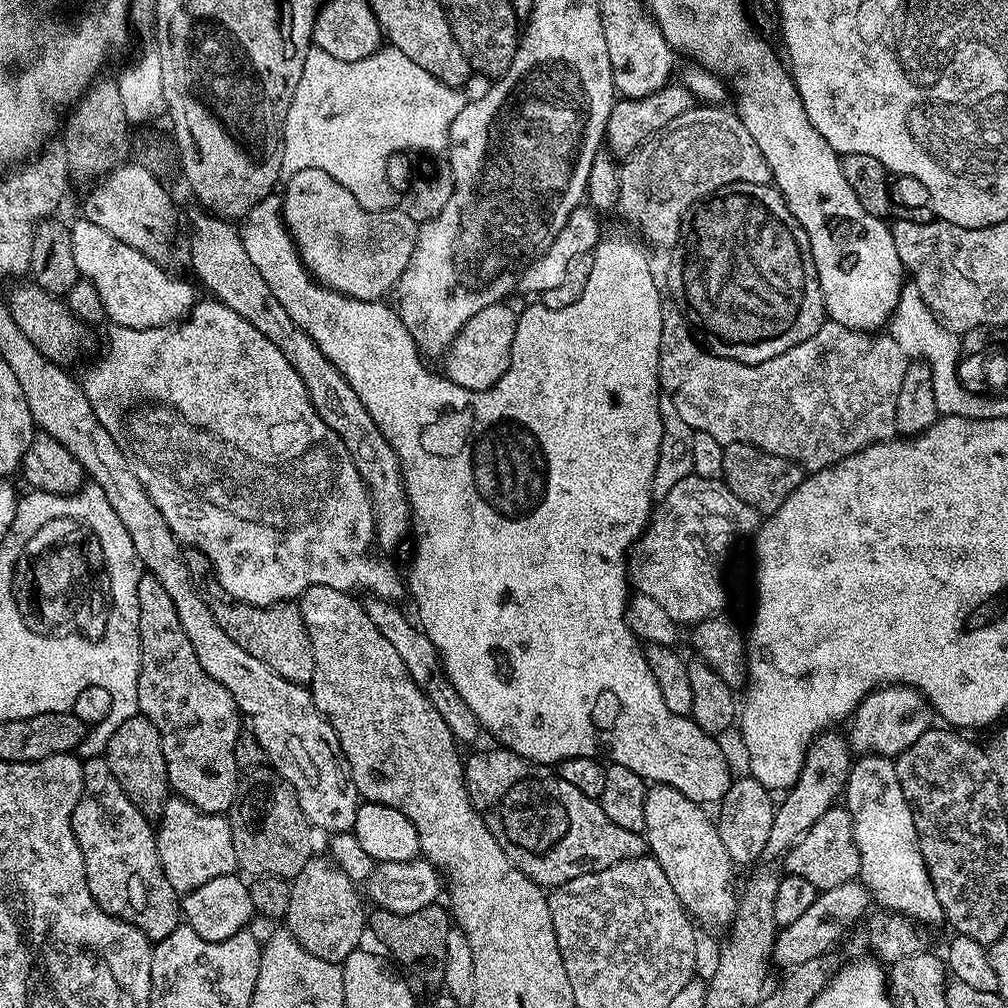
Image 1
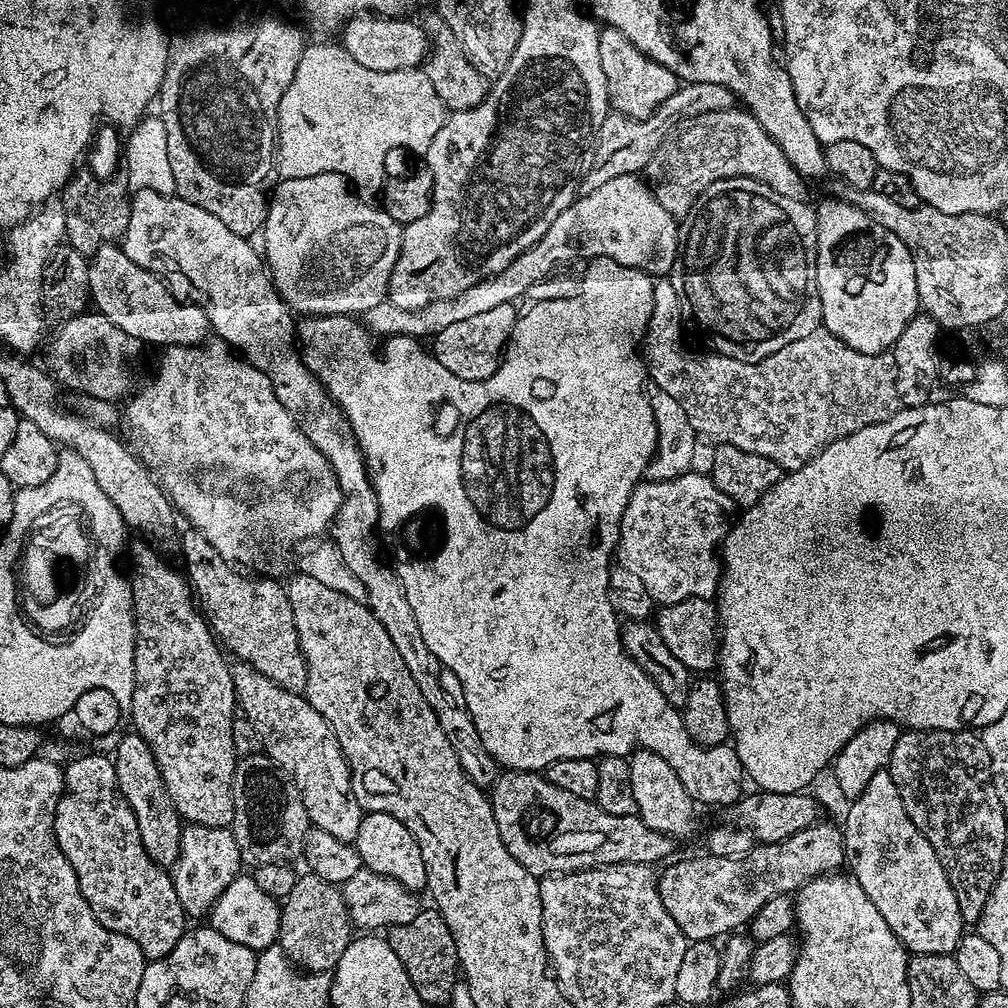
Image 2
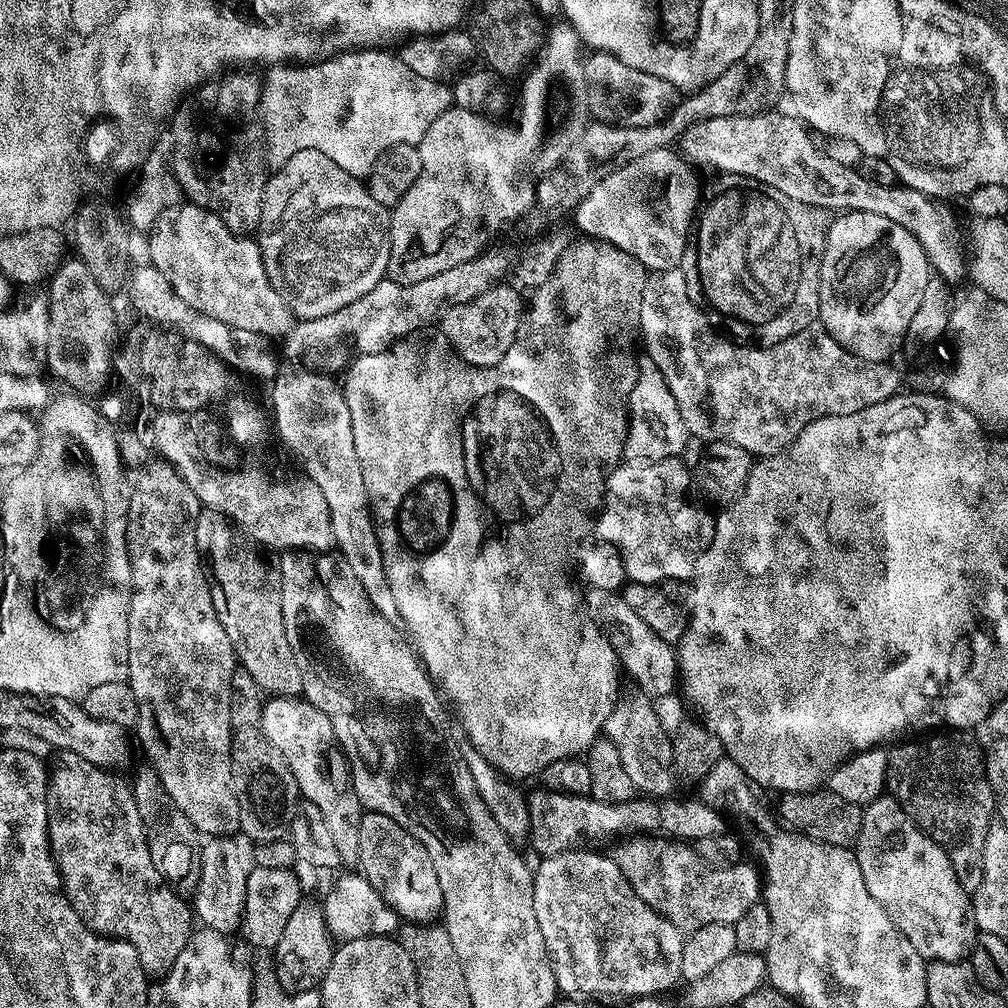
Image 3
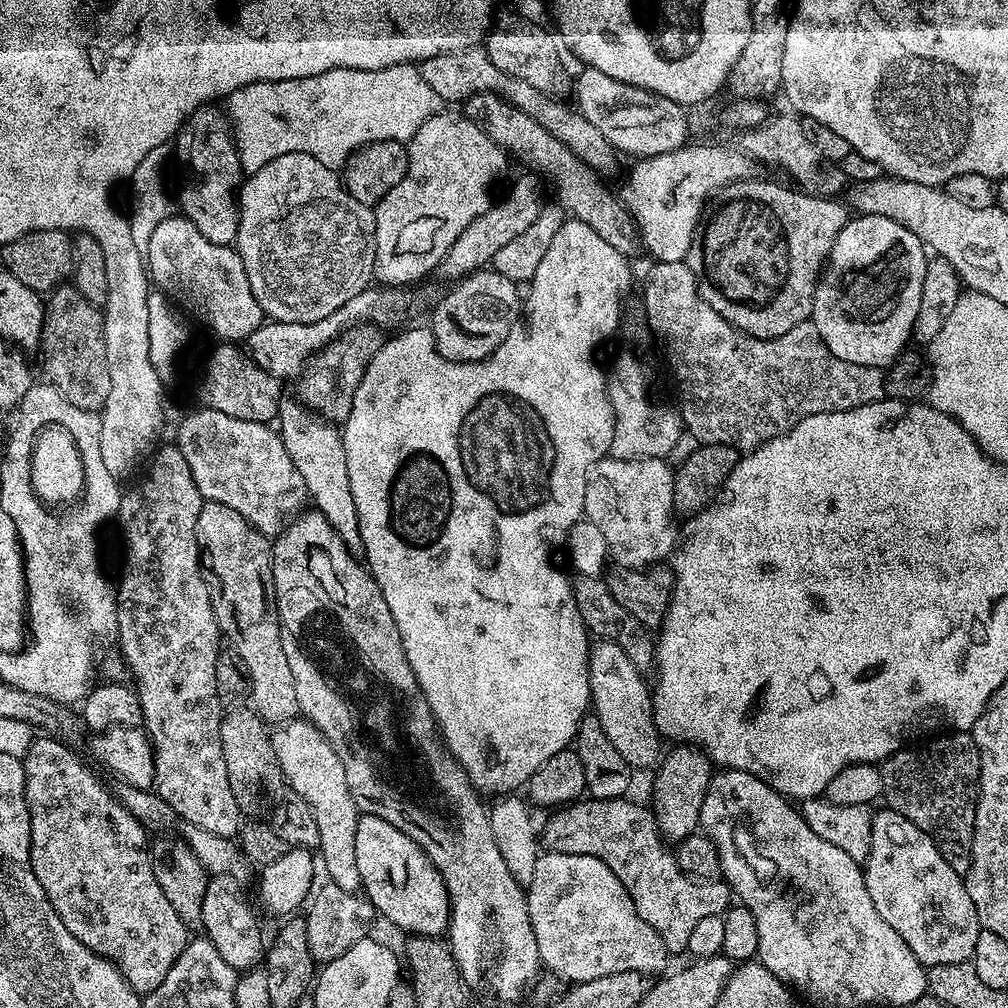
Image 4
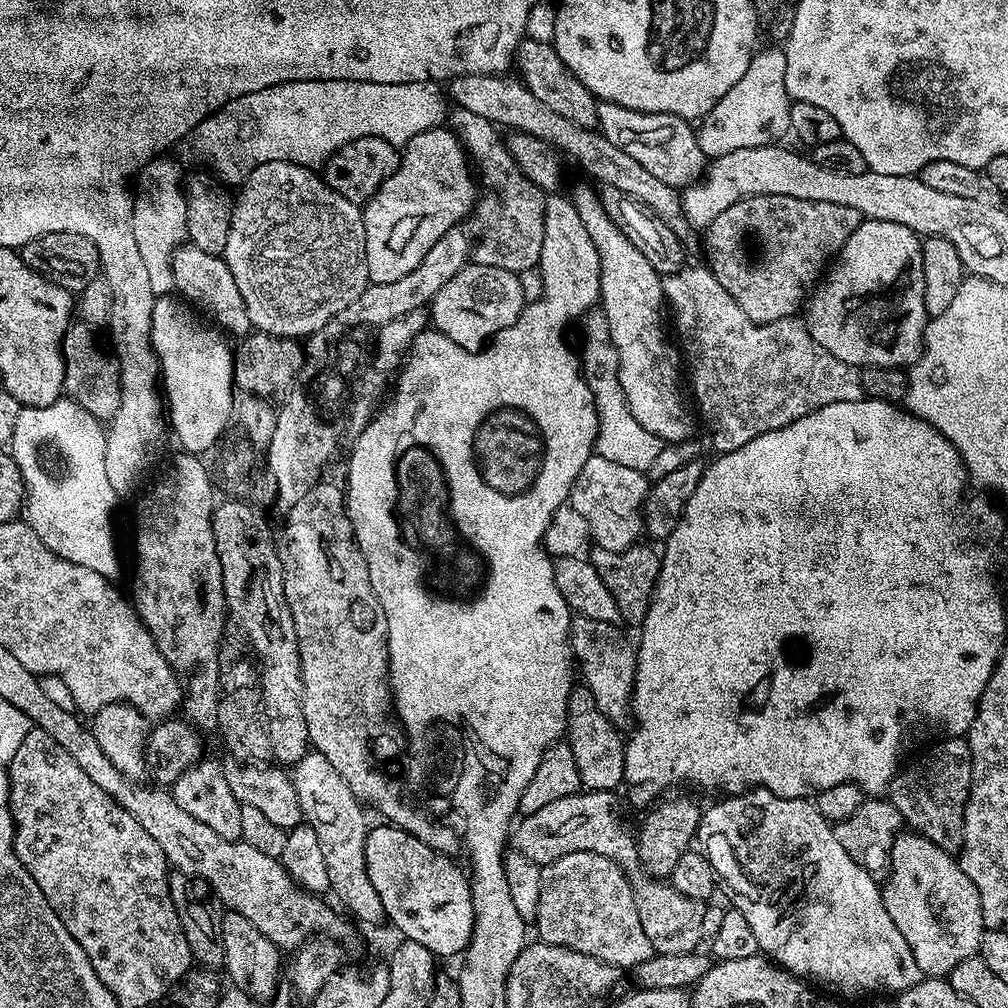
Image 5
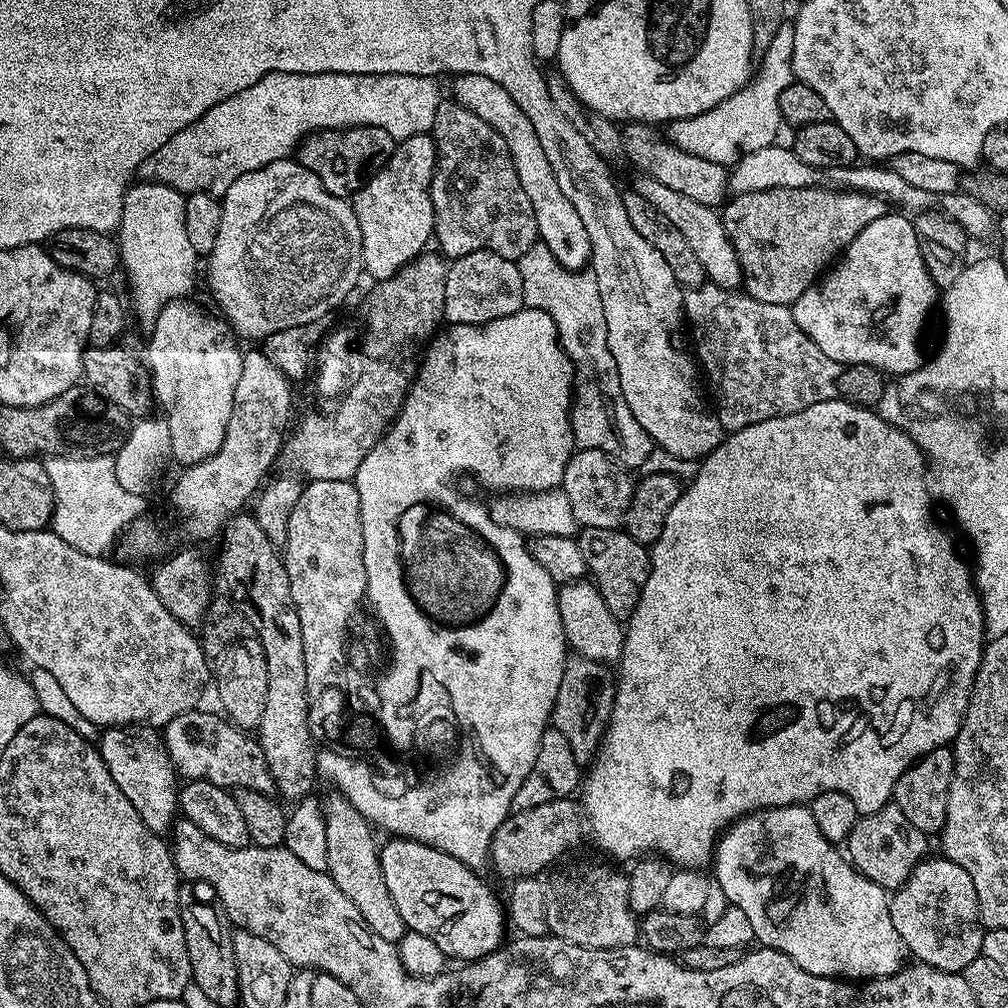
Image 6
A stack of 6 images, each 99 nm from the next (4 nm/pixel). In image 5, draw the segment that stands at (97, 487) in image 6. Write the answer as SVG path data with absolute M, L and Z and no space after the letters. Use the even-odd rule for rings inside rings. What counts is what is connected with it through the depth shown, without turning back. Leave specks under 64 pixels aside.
M18 428L18 436L12 436L10 448L18 448L16 465L20 468L20 476L24 480L26 495L22 509L23 523L30 525L34 534L51 550L62 558L74 562L78 566L86 566L98 574L109 578L116 578L120 572L120 560L116 557L116 540L112 537L112 511L116 508L118 493L114 486L110 486L110 478L106 478L106 462L88 462L84 458L81 467L71 469L67 475L46 475L37 469L36 454L24 452L22 446L26 439L21 439L24 432Z

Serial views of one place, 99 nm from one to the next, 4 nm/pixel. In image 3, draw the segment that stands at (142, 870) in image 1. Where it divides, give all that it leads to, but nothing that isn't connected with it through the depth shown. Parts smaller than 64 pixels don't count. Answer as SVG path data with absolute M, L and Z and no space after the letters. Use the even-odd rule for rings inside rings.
M81 763L76 767L80 768L53 771L46 795L48 846L54 857L54 868L56 864L64 879L63 895L93 932L125 940L136 951L145 973L163 974L178 954L182 954L186 942L192 937L193 913L187 907L176 908L177 895L162 883L160 875L154 870L154 862L150 862L150 850L140 815L116 797L116 784L108 777L111 775L93 764Z

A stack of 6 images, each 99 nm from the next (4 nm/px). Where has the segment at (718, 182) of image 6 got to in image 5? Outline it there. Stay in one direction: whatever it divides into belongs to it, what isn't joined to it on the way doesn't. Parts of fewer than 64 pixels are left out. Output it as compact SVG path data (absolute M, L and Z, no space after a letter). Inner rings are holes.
M605 100L596 105L596 122L599 131L618 150L630 154L638 166L650 170L658 182L666 182L671 188L680 190L695 184L706 171L706 157L702 146L698 146L696 128L685 117L661 112L639 112L626 106L618 106Z

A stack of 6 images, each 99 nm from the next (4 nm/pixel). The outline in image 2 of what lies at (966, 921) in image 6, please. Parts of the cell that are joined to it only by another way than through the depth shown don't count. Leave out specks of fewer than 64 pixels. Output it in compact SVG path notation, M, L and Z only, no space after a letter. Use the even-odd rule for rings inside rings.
M887 769L879 771L870 778L862 794L856 796L848 806L846 820L842 823L844 833L845 859L850 872L866 896L870 898L887 925L895 932L905 949L913 955L955 953L957 944L965 933L966 925L961 918L957 895L950 886L948 875L942 868L934 848L923 834L910 821L901 794Z

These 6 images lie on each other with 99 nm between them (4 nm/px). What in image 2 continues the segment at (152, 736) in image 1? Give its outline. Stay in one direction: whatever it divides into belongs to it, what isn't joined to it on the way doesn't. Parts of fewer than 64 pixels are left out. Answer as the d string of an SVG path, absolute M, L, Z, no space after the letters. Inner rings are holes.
M135 730L125 731L112 756L112 765L120 792L130 810L134 810L134 818L138 818L138 834L142 834L142 846L146 846L146 854L150 854L150 858L161 868L171 869L180 857L180 838L185 825L166 790L166 782L162 782L162 770L158 770L154 750L150 750L148 743Z

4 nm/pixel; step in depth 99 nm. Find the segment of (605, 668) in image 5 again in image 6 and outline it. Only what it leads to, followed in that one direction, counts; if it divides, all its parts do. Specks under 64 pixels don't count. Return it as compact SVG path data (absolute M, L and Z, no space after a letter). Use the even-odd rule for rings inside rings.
M587 579L563 585L556 593L556 601L558 614L562 618L562 632L569 649L585 660L593 660L605 666L615 665L624 649L625 625L616 620L614 614L610 614L596 585Z

